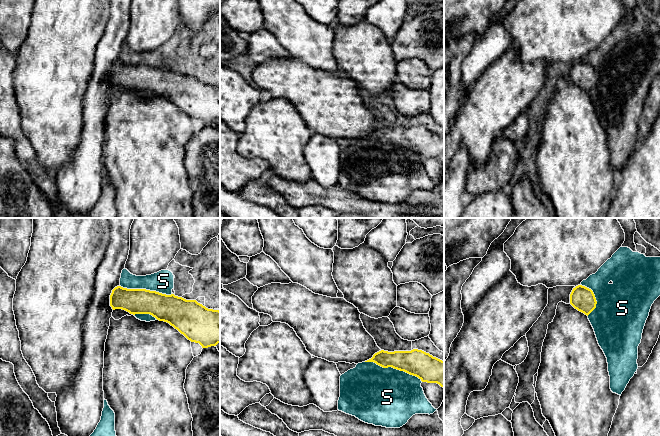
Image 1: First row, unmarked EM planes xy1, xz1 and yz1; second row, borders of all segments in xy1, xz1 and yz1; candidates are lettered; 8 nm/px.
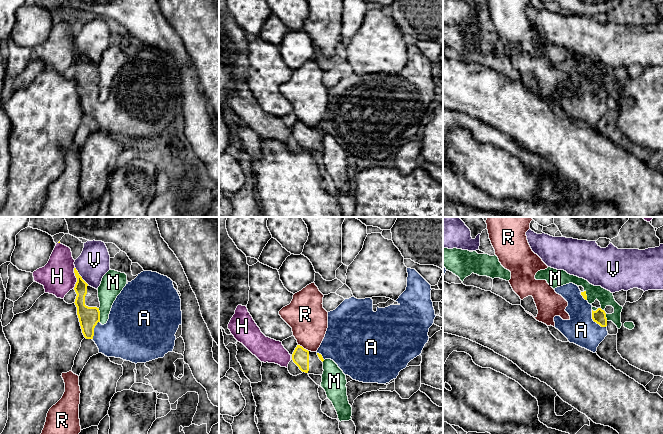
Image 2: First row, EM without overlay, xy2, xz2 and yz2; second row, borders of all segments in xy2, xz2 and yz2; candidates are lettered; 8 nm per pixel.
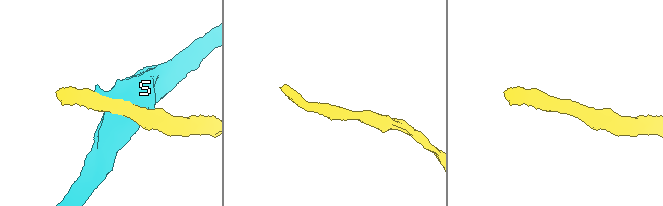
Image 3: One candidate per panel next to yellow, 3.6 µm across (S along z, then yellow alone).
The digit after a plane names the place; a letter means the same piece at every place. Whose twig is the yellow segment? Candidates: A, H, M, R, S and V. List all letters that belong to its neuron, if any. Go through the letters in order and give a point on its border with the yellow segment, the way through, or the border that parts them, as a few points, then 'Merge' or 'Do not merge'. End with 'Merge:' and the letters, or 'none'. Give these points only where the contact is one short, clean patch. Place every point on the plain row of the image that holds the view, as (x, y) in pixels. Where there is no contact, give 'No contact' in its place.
A: Touches yellow at yz2 (594, 97). Merge
H: Touches yellow at xy2 (76, 53). Boundary: xy2 (74, 43), (76, 59), (73, 64). Do not merge
M: Touches yellow at xy2 (99, 91). Boundary: xy2 (98, 84), (100, 97). Do not merge
R: Touches yellow at xz2 (302, 123). Boundary: xz2 (298, 120), (308, 127). Do not merge
S: Touches yellow at xz1 (394, 144). Do not merge
V: Touches yellow at xy2 (80, 52). Boundary: xy2 (75, 43), (78, 50), (88, 60). Do not merge
Merge: A

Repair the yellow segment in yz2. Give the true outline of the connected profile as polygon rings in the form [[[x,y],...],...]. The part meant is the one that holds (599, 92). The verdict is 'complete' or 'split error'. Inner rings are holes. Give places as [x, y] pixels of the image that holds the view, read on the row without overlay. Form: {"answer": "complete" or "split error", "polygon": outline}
{"answer": "split error", "polygon": [[[569,59],[554,65],[567,78],[568,82],[565,87],[569,90],[569,96],[563,96],[560,92],[554,93],[555,104],[558,105],[570,119],[574,119],[593,129],[596,129],[597,123],[608,111],[606,89],[601,84],[596,87],[592,86],[592,81],[587,77],[586,67],[581,68],[579,63]]]}

